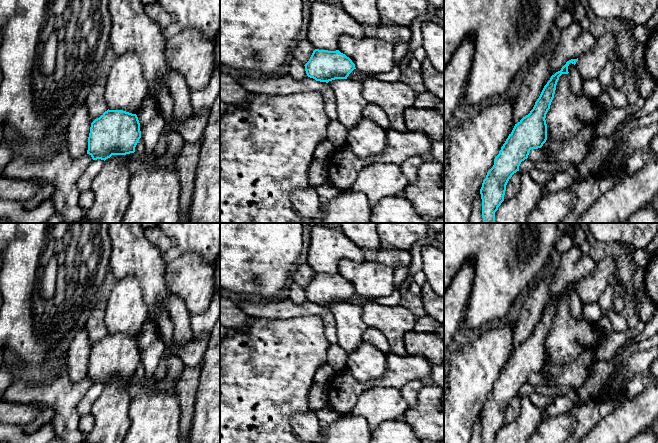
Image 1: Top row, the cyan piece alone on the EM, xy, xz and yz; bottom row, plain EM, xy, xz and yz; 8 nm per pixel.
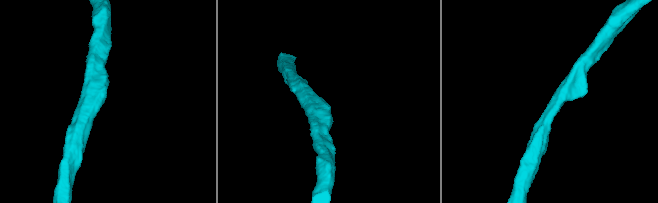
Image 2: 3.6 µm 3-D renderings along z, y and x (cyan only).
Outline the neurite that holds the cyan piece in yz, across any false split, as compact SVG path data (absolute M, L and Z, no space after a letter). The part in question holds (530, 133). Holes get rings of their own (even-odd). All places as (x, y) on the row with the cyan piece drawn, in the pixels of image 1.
M578 58L567 61L560 71L551 76L550 80L544 86L539 98L535 102L533 109L528 115L523 117L517 124L515 124L512 132L509 134L505 143L501 147L499 154L495 157L494 165L487 172L486 178L483 180L482 187L480 189L482 199L482 218L484 223L495 222L495 212L504 201L506 185L509 179L514 173L519 171L521 162L528 158L530 150L541 148L546 142L547 124L545 118L554 98L557 82L562 74L569 73L569 64L572 63L575 65L577 61Z

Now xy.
M108 109L91 123L87 154L105 161L112 155L134 153L140 138L136 114Z

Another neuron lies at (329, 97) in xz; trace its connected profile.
M289 74L272 76L266 81L242 79L237 82L250 93L267 94L270 96L288 96L300 92L319 91L324 97L327 116L330 120L337 120L335 93L328 83L316 81L308 76L303 80L297 81Z

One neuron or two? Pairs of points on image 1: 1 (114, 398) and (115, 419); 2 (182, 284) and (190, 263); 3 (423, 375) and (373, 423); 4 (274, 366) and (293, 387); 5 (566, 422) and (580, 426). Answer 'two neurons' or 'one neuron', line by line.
1: one neuron
2: one neuron
3: two neurons
4: one neuron
5: two neurons

